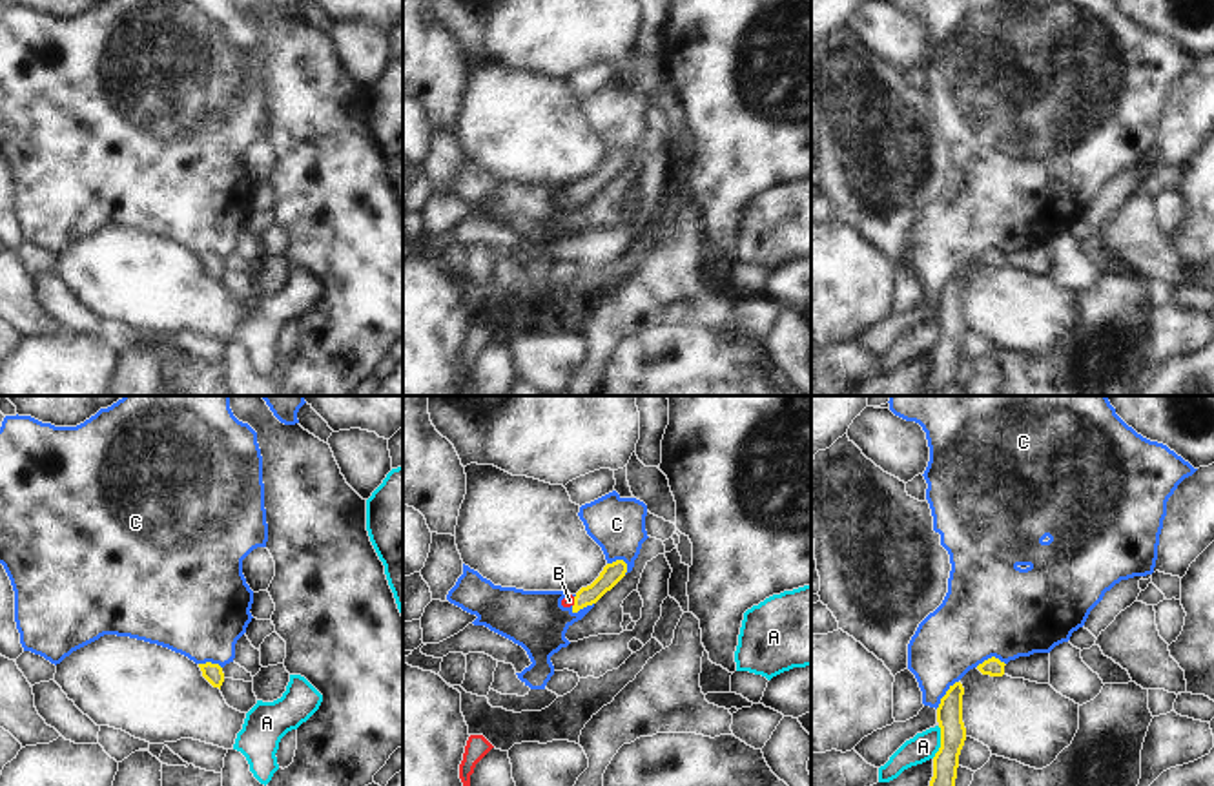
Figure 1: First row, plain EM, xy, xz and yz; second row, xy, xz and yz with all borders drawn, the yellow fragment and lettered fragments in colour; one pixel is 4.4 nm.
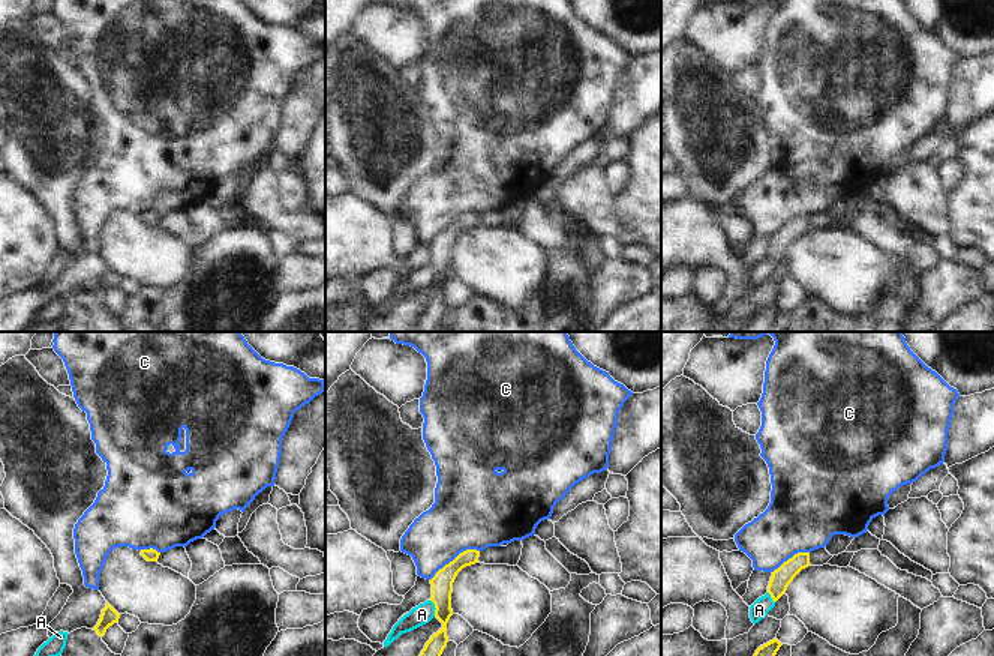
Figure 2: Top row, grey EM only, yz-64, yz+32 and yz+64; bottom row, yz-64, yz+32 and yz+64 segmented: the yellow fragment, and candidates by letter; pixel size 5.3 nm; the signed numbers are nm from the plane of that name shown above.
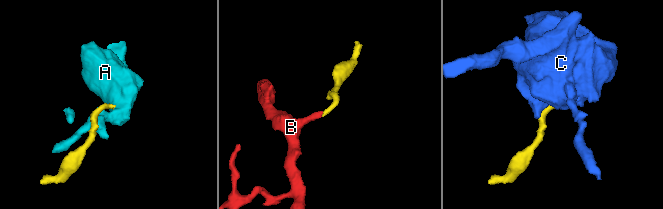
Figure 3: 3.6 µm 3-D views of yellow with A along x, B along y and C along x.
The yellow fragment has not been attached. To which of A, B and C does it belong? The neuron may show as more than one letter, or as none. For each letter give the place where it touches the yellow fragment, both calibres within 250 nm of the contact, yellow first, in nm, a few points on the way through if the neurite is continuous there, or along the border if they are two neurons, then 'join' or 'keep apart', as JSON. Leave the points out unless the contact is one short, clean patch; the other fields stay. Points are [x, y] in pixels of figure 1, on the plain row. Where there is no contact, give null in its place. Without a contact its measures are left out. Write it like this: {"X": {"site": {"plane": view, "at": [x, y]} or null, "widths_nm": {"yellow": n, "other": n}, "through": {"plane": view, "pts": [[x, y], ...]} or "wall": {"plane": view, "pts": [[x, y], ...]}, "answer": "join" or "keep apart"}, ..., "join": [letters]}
{"A": {"site": {"plane": "yz", "at": [941, 334]}, "widths_nm": {"yellow": 110, "other": 120}, "wall": {"plane": "yz", "pts": [[939, 318], [939, 341], [932, 349]]}, "answer": "keep apart"}, "B": {"site": {"plane": "xz", "at": [575, 194]}, "widths_nm": {"yellow": 90, "other": 50}, "through": {"plane": "xz", "pts": [[613, 165], [593, 185], [575, 194], [569, 192]]}, "answer": "join"}, "C": {"site": {"plane": "yz", "at": [945, 287]}, "widths_nm": {"yellow": 110, "other": 300}, "wall": {"plane": "yz", "pts": [[957, 272], [936, 299]]}, "answer": "keep apart"}, "join": ["B"]}

